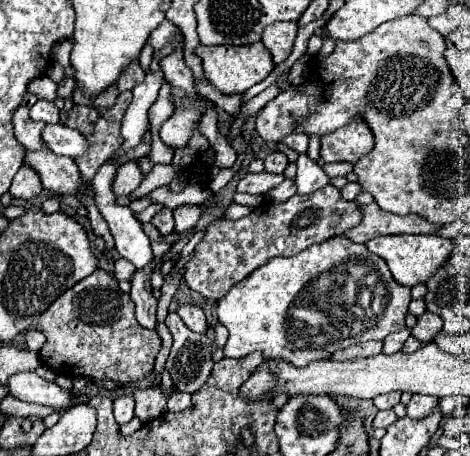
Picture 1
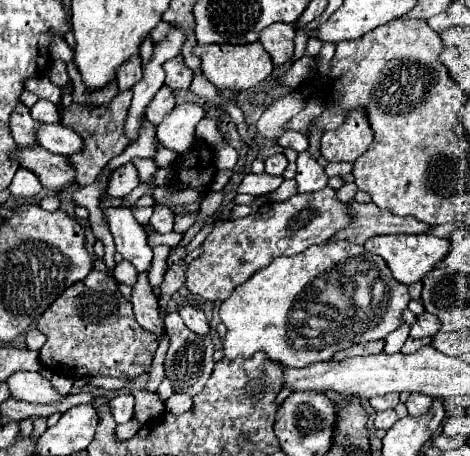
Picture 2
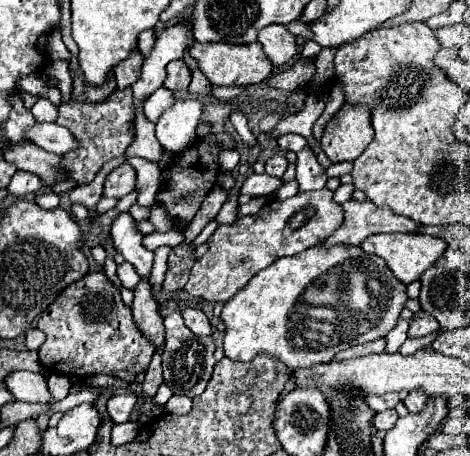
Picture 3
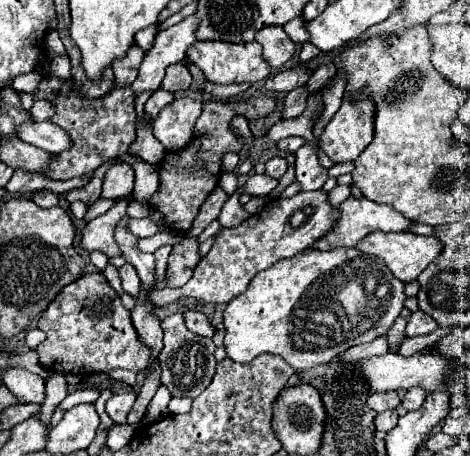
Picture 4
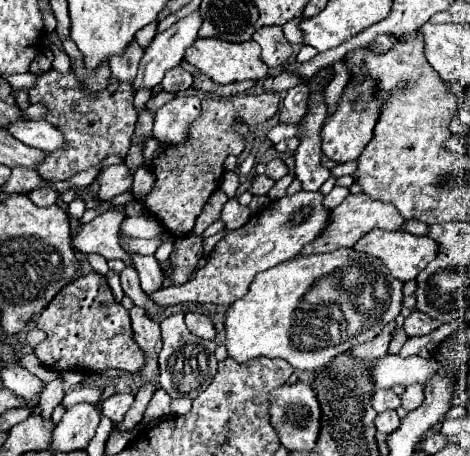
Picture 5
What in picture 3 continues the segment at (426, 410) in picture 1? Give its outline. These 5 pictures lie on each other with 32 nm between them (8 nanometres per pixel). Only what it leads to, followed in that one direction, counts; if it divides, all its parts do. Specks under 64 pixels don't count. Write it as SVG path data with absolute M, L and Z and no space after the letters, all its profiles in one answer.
M408 392L404 406L408 408L408 412L420 412L428 402L428 396L424 396L424 392Z

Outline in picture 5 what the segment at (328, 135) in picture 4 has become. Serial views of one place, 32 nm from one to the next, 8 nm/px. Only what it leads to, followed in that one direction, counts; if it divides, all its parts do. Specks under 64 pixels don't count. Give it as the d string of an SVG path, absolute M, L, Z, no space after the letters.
M366 78L362 84L346 84L342 96L338 98L336 112L326 120L322 128L322 152L336 162L350 162L356 160L366 144L372 140L372 130L380 118L380 96L376 90L376 84Z

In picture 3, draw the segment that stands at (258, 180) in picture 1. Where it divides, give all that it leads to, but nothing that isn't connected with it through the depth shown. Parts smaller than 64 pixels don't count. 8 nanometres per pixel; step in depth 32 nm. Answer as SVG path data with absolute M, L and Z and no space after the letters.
M248 174L240 192L248 194L248 196L268 196L268 194L276 192L280 188L280 184L282 184L280 178L272 178L268 174Z

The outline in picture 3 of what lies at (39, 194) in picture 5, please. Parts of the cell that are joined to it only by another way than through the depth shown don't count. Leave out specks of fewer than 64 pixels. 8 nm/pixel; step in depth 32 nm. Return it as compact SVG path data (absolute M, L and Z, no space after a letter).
M50 191L43 195L36 196L35 202L45 210L52 210L59 206L60 198L58 194Z

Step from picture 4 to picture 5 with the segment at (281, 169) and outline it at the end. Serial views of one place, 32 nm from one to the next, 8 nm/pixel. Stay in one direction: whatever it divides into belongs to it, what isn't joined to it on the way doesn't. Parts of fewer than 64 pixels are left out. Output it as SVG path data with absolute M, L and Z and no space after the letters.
M276 158L276 160L268 162L268 170L266 170L266 176L270 176L272 180L280 180L280 178L284 178L286 174L288 174L288 168L286 168L284 160Z

